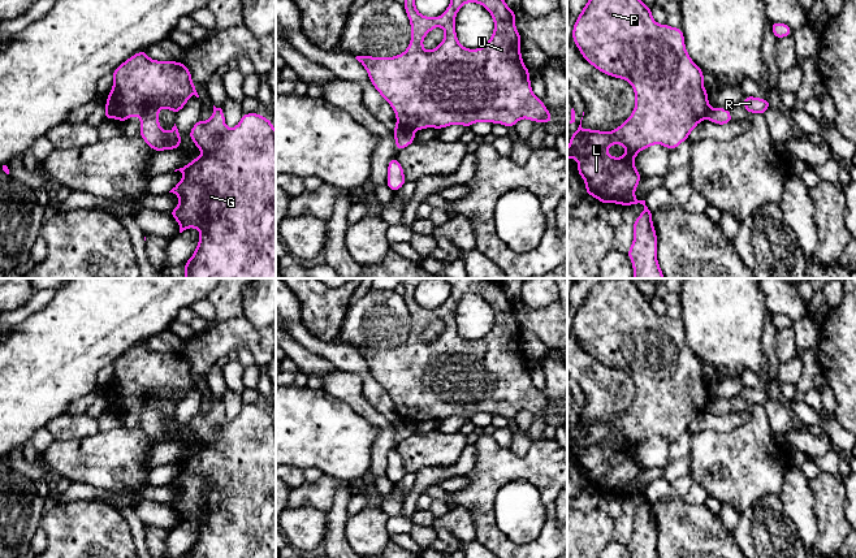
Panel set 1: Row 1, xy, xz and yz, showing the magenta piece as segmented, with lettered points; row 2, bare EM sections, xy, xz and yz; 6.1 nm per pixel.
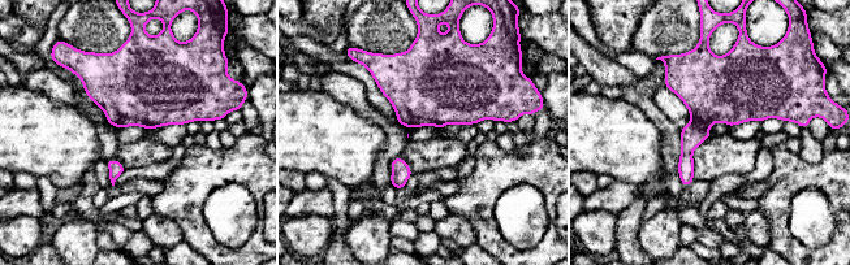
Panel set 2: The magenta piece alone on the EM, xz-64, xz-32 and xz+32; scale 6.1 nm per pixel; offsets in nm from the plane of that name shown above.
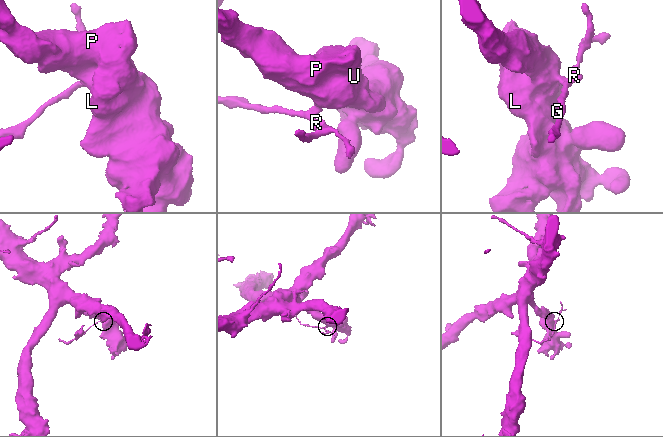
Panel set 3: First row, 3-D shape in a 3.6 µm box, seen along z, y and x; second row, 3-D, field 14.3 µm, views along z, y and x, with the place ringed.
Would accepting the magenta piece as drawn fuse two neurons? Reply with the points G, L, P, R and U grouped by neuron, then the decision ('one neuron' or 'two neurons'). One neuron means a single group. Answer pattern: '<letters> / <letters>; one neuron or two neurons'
G L P U / R; two neurons

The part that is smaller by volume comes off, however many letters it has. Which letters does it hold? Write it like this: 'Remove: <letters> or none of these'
Remove: R

